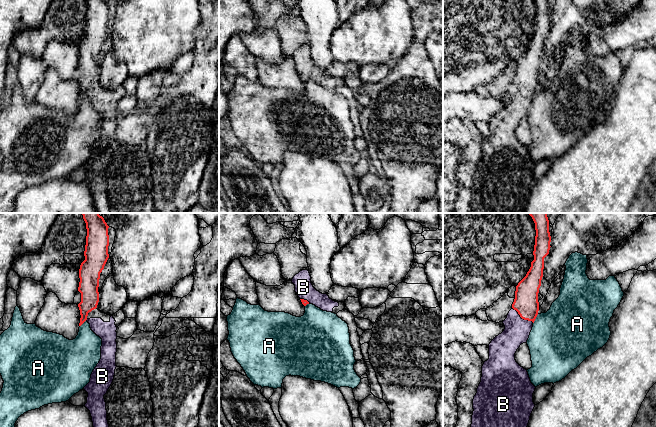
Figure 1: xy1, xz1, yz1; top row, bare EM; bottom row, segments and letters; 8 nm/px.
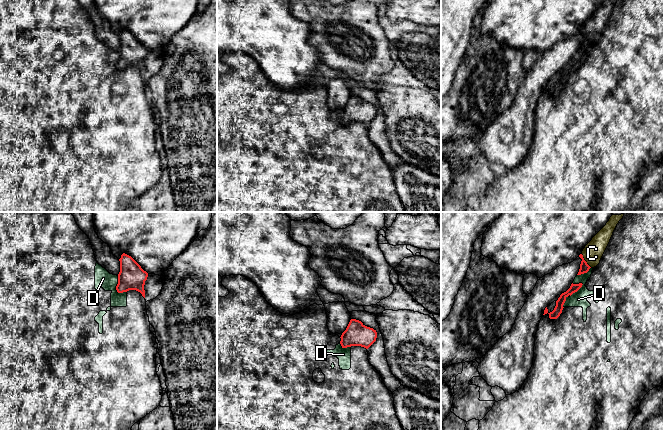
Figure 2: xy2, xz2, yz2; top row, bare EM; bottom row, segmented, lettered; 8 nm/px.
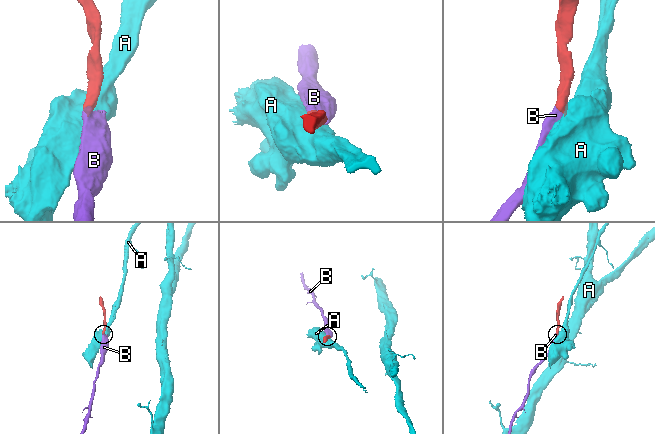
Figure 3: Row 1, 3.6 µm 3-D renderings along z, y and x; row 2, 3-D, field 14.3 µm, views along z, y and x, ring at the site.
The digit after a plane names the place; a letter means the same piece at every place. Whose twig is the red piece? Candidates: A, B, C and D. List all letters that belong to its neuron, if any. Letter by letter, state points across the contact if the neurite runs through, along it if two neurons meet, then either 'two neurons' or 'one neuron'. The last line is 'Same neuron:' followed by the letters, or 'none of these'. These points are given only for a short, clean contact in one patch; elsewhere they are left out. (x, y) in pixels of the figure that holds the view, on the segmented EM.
A: border yz1 (538, 314), (533, 323); two neurons
B: way yz1 (526, 303), (522, 318), (517, 330); one neuron
C: way yz2 (584, 267), (585, 261), (592, 253); one neuron
D: border xy2 (117, 276), (116, 290), (118, 292), (126, 292); two neurons
Same neuron: B, C

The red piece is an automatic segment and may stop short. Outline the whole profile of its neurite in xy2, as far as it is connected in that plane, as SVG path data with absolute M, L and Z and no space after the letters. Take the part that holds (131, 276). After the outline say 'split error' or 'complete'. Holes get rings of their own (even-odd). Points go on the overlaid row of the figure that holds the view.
M123 253L120 261L120 272L118 274L118 284L116 290L118 293L136 290L145 298L144 285L148 273L129 255Z; complete

